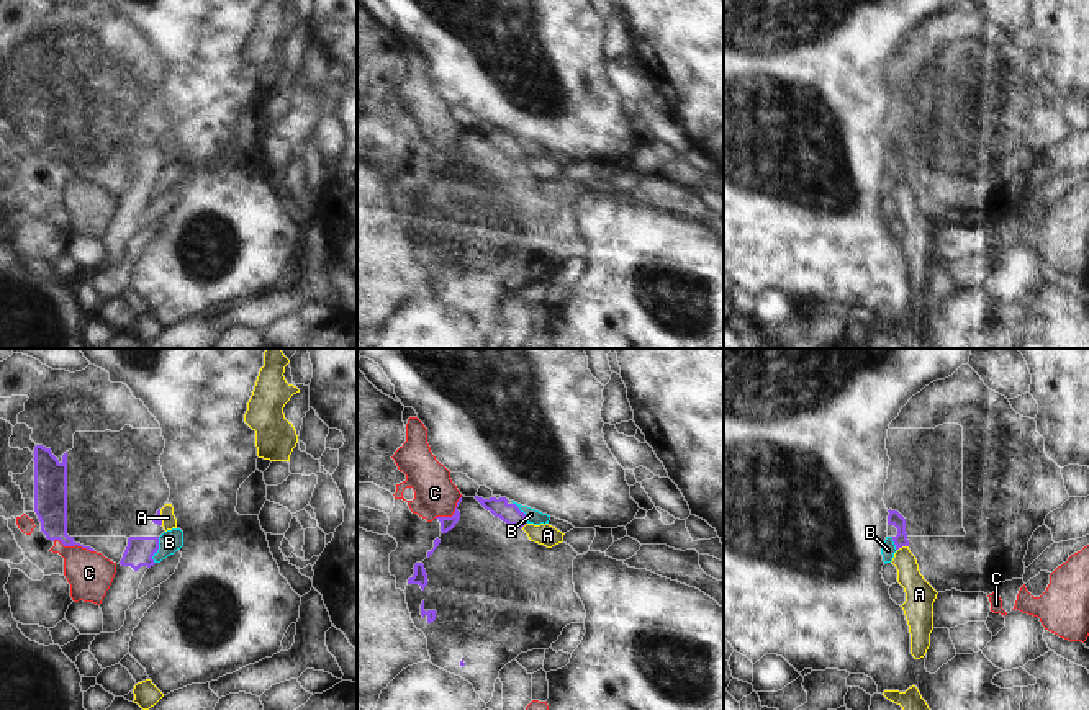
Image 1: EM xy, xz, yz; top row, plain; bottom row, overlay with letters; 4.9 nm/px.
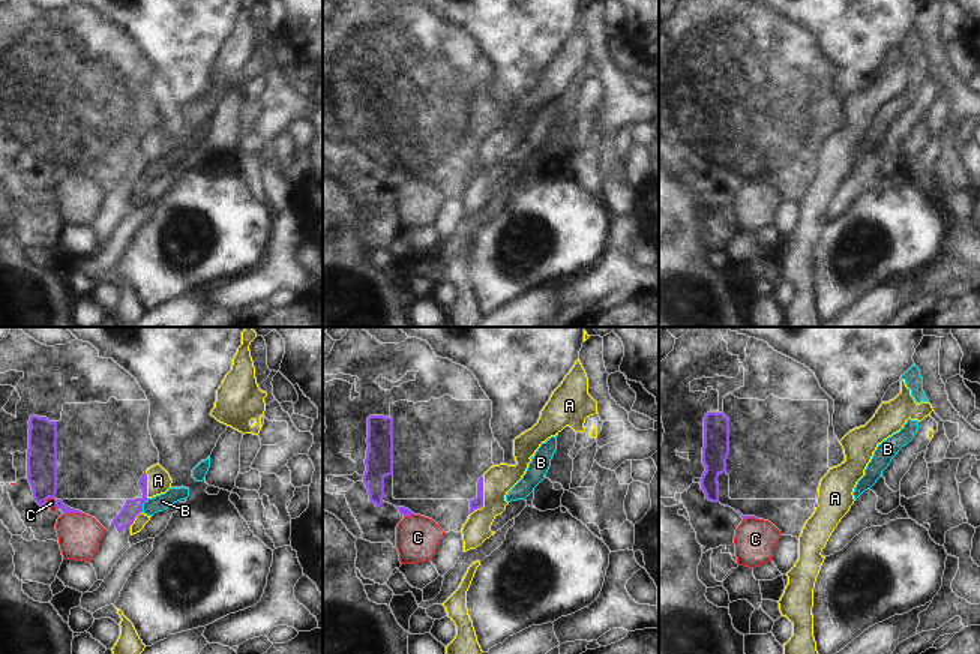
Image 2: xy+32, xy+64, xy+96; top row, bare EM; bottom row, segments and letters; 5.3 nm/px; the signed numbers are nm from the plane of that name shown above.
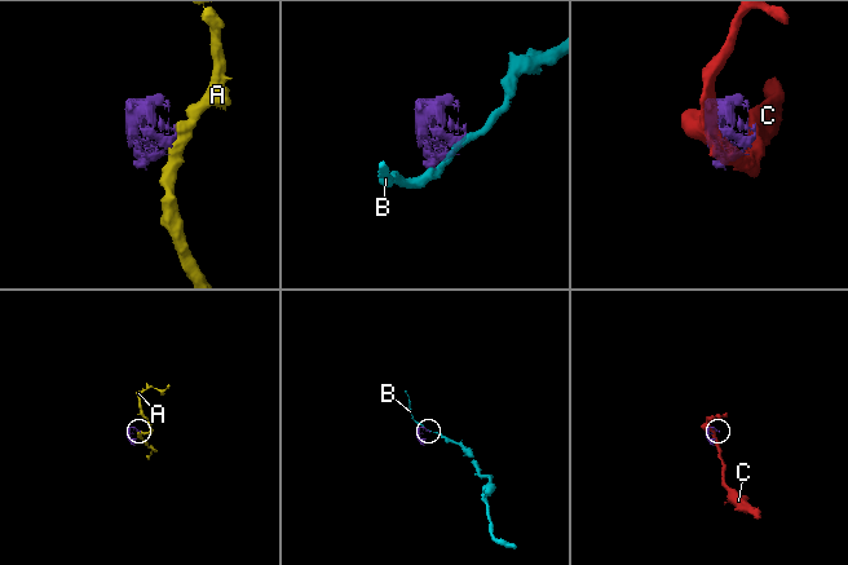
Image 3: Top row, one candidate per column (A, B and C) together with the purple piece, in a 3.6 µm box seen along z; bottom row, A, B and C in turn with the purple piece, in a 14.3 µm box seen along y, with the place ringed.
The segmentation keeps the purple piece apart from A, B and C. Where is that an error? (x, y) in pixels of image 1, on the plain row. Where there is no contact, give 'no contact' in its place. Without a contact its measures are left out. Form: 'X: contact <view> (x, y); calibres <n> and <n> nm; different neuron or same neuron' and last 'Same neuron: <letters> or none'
A: contact yz (903, 179); calibres 70 and 140 nm; different neuron
B: contact xy (156, 184); calibres 140 and 110 nm; different neuron
C: contact xy (74, 179); calibres 160 and 220 nm; different neuron
Same neuron: none

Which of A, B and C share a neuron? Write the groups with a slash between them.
A / B / C

